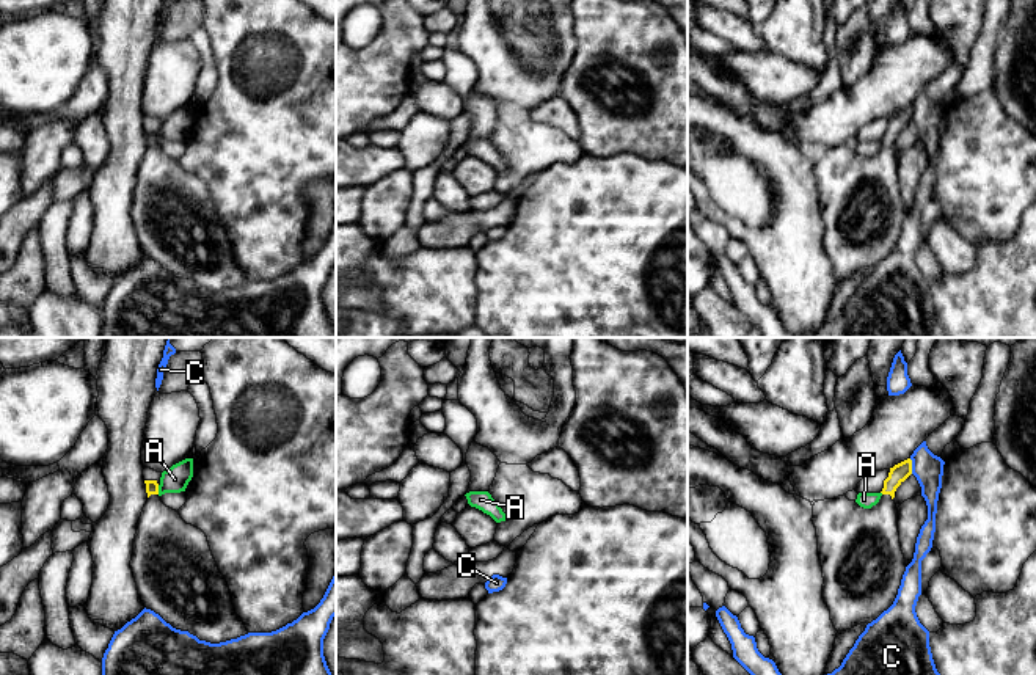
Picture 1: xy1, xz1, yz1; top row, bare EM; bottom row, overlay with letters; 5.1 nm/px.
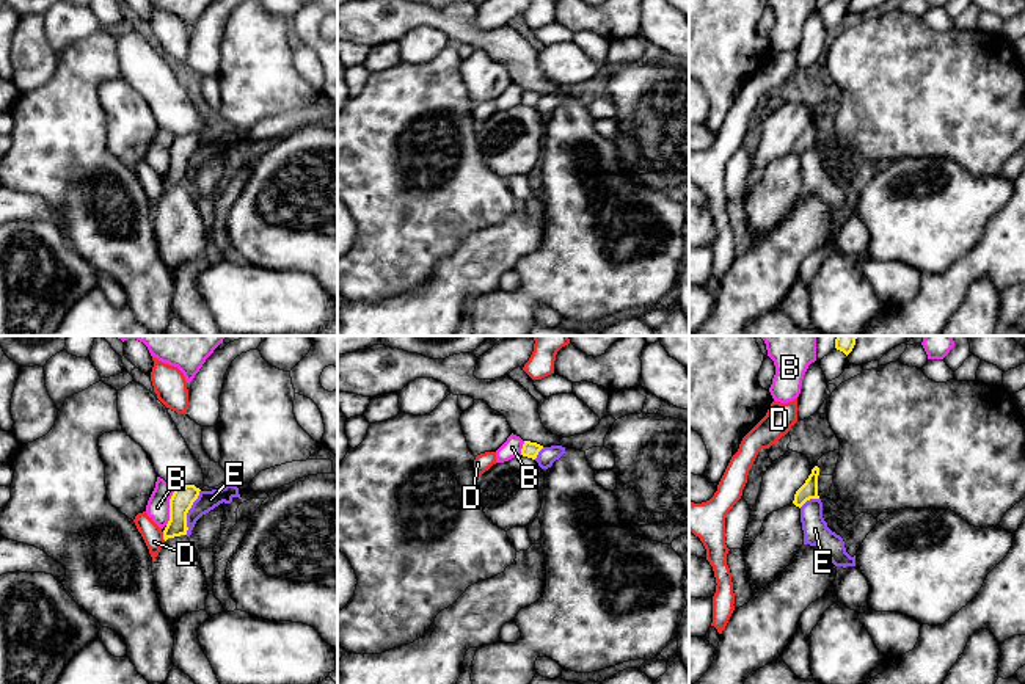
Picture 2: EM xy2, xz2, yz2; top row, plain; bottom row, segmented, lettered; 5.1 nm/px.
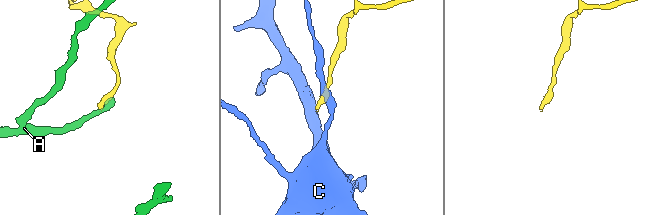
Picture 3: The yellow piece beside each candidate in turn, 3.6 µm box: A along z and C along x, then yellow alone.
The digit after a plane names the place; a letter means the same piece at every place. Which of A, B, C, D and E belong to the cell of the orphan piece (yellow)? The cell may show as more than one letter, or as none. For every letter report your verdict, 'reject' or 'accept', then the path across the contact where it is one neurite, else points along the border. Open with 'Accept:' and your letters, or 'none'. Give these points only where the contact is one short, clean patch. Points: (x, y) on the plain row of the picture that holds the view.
Accept: none
A: reject; border xy1 (157, 134), (159, 142)
B: reject
C: reject
D: reject
E: reject; border xy2 (200, 138), (187, 162), (186, 182)

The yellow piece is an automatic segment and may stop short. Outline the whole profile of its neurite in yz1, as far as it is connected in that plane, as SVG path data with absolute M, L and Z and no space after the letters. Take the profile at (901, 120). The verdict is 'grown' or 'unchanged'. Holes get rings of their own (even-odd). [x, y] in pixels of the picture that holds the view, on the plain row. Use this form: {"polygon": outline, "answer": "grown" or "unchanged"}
{"polygon": "M910 107L890 116L882 144L871 157L860 155L844 143L813 154L823 246L837 279L871 272L898 243L906 207L893 146L910 122Z", "answer": "grown"}

